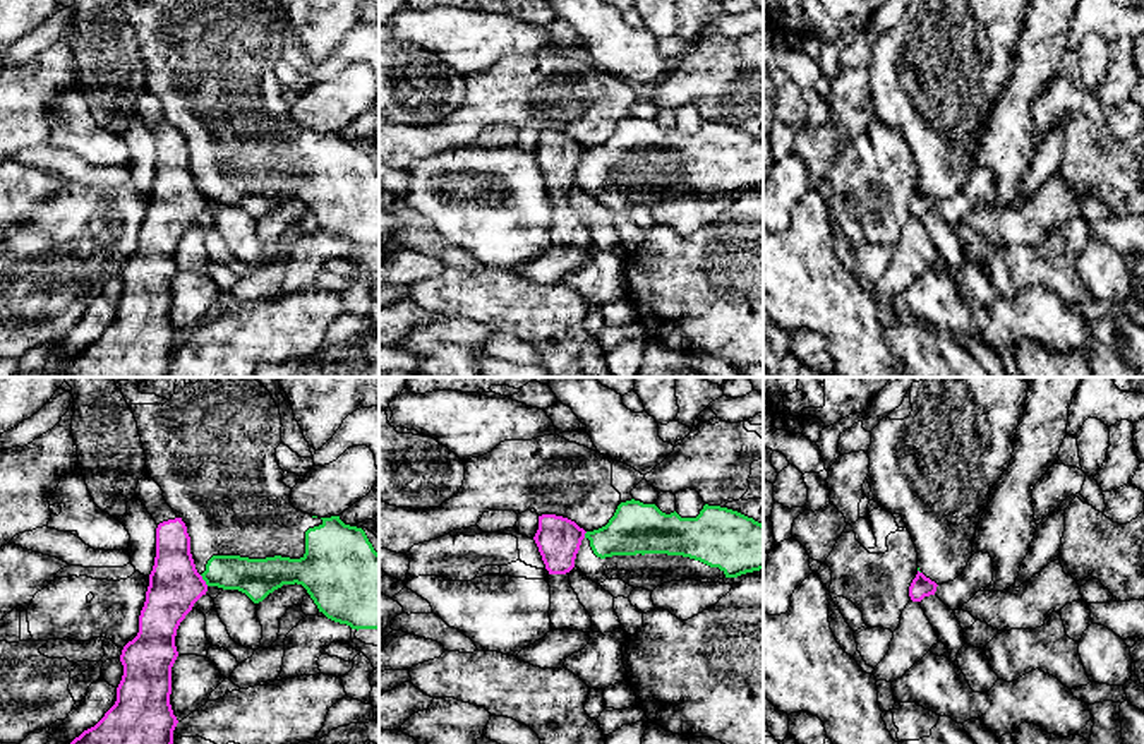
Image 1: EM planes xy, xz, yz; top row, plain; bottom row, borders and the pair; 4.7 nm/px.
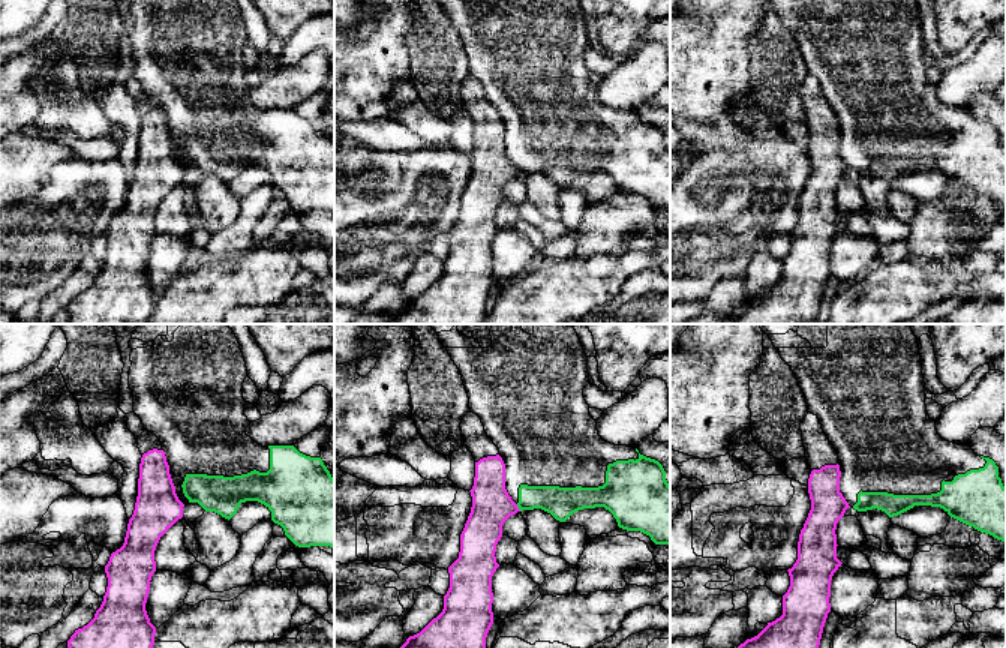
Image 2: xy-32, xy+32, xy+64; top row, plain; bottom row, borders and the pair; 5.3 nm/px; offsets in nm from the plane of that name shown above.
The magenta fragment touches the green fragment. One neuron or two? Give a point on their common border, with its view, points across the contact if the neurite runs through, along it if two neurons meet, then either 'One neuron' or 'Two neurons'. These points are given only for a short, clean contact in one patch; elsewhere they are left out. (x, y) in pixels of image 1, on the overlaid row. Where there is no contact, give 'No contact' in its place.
Touches magenta at xy (203, 580). Boundary: xy (199, 575), (208, 585). Two neurons

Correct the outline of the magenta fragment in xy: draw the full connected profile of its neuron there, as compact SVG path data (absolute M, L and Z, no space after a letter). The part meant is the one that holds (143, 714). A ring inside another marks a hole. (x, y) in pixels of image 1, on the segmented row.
M144 475L135 495L158 525L156 557L139 615L139 633L122 650L123 675L117 687L115 705L70 744L173 744L173 730L178 723L170 705L172 667L178 657L175 636L194 603L206 595L208 585L196 569L187 526L166 504L161 487Z

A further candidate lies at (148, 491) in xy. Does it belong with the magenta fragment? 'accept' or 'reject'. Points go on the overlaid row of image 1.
accept

